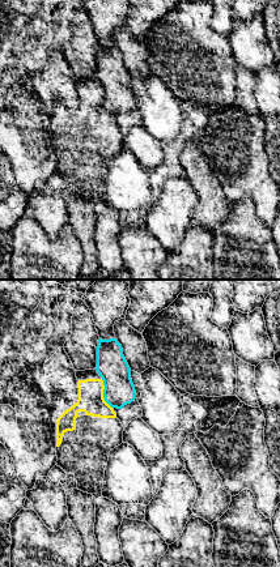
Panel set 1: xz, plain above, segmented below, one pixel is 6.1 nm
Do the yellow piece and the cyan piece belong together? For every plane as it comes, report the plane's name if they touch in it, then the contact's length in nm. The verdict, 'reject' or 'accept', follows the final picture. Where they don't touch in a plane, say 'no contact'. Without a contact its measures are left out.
xz | 220 nm

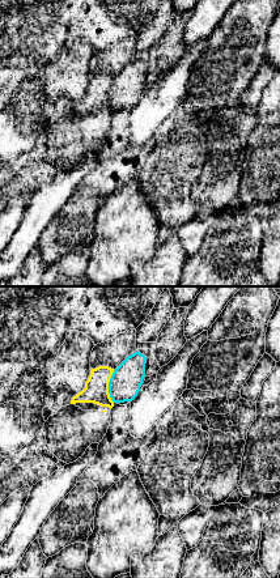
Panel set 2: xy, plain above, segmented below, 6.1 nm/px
xy | 200 nm

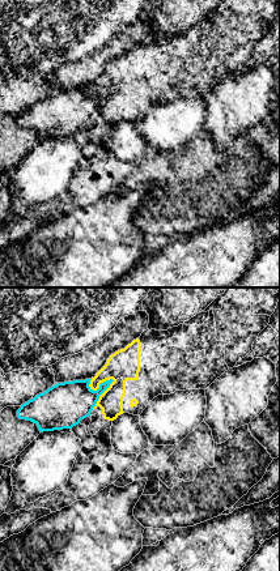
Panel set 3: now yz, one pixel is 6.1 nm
yz | 220 nm

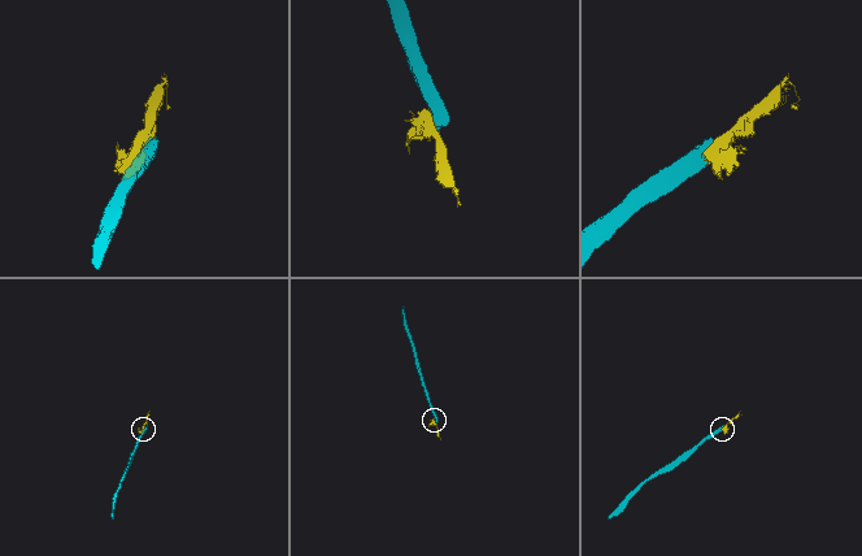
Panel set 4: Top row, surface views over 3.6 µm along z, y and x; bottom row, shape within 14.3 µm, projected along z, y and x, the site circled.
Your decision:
reject

